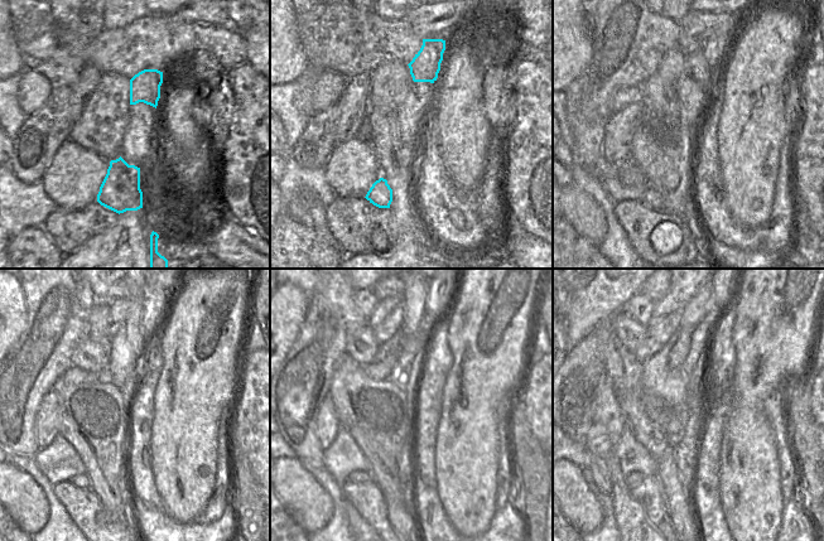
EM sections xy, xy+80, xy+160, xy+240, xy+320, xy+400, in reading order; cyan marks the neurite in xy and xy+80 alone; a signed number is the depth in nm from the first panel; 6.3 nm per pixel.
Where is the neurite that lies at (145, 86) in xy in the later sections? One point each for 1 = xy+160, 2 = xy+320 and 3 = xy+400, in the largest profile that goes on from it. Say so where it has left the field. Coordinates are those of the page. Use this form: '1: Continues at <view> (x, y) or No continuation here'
1: Continues at xy+160 (714, 49)
2: Continues at xy+320 (441, 294)
3: Continues at xy+400 (719, 294).

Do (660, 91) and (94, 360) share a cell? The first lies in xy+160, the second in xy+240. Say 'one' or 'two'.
one

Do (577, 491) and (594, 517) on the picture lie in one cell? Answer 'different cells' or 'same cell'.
same cell

